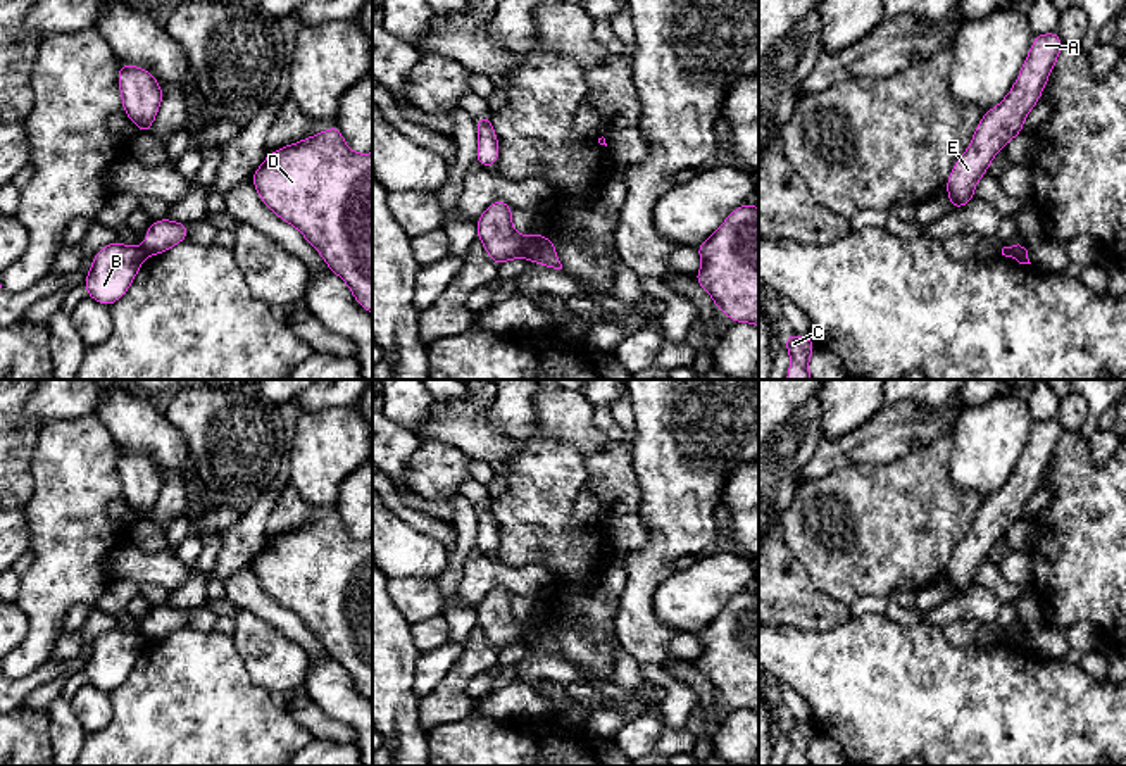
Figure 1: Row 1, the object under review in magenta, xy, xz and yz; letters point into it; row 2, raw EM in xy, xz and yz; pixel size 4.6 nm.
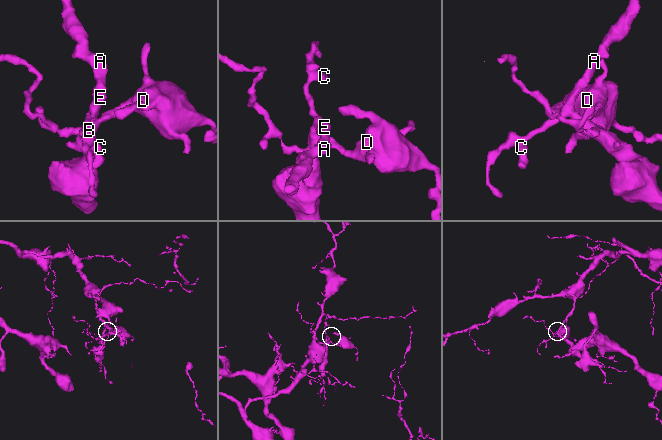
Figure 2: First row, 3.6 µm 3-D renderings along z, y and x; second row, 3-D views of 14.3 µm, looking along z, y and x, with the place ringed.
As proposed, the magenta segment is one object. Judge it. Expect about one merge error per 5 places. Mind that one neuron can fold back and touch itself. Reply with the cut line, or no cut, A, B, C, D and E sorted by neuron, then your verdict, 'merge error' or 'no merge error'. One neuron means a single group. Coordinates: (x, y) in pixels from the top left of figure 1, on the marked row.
cut xz (531, 238), (530, 257); groups A B C E / D; merge error

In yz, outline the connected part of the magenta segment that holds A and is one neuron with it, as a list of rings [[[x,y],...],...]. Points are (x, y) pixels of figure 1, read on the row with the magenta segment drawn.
[[[1057,29],[1033,36],[1031,50],[1012,90],[998,105],[985,112],[971,138],[971,145],[950,171],[945,190],[950,197],[952,210],[967,205],[974,198],[974,186],[986,174],[993,157],[1007,141],[1023,135],[1023,122],[1042,98],[1062,45]]]

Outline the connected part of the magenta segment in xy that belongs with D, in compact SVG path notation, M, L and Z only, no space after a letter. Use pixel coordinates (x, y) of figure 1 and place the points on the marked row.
M336 124L269 152L250 179L269 210L295 226L372 314L372 152L352 152Z

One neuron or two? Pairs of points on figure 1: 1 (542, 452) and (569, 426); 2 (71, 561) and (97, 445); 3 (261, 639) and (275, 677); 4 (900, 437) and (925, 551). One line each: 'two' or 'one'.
1: two
2: one
3: one
4: two

